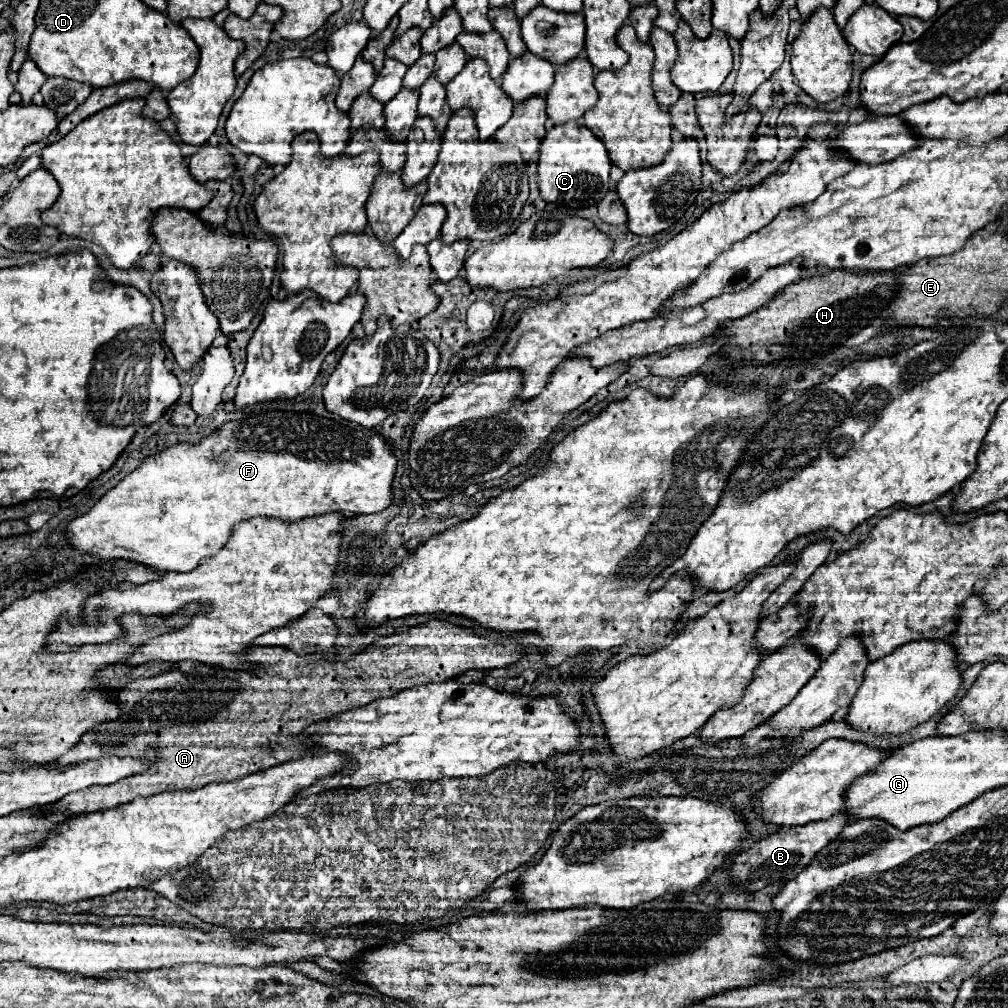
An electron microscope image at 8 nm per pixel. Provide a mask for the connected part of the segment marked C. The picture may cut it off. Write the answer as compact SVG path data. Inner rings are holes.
M581 120L557 124L547 132L541 144L541 158L537 164L541 198L567 208L585 208L597 204L609 190L609 170L611 160L605 144L599 142L599 138Z

